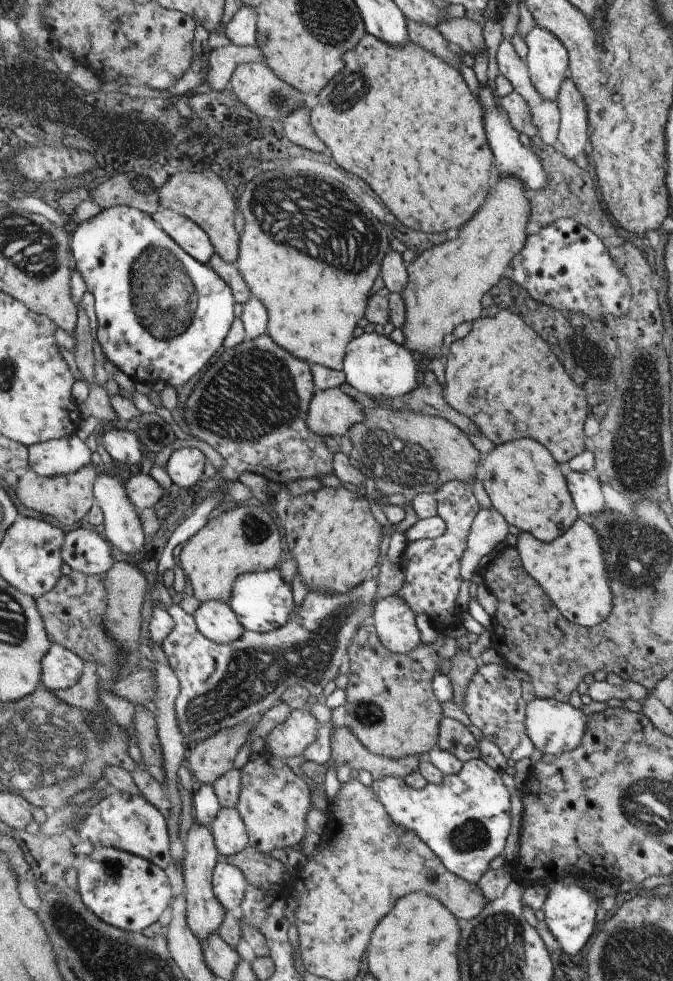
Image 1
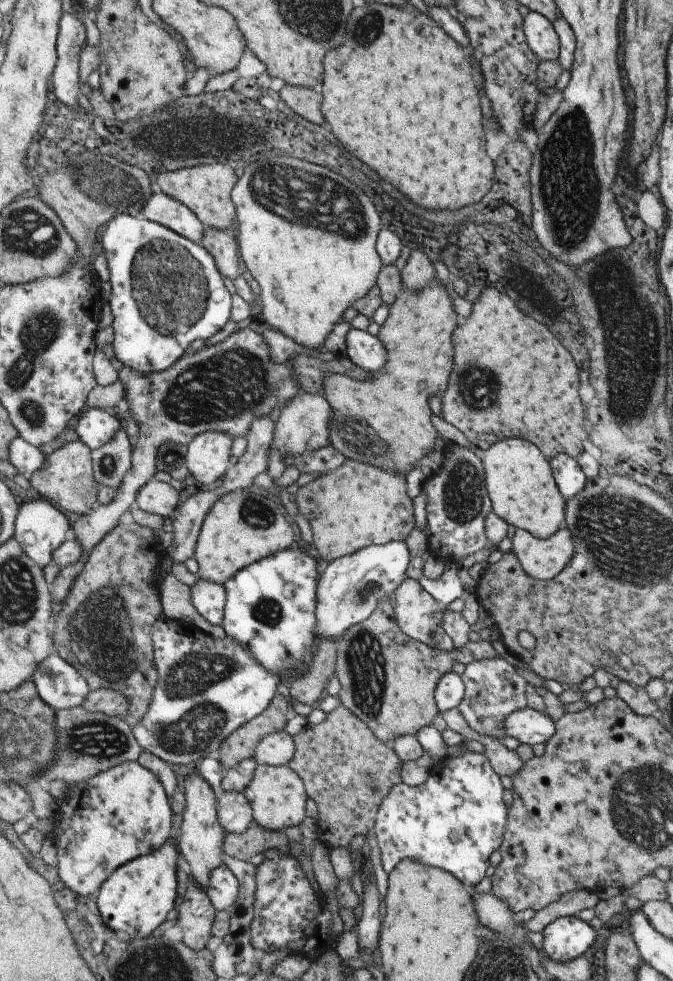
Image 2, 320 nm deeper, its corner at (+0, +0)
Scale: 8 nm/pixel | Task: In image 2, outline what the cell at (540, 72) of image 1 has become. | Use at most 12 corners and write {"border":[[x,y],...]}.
{"border":[[529,10],[527,42],[541,60],[560,60],[552,20]]}

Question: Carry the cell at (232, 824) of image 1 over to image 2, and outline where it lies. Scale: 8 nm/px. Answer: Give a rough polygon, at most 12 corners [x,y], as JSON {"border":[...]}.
{"border":[[245,792],[223,793],[218,817],[229,833],[255,824]]}

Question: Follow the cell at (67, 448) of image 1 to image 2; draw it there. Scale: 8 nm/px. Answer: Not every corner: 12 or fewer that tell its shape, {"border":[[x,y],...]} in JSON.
{"border":[[18,437],[9,459],[29,477],[45,466],[47,455]]}

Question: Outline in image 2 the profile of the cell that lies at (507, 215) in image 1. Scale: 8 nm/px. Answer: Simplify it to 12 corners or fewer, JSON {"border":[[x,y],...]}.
{"border":[[450,285],[405,289],[385,370],[326,374],[330,444],[407,475],[439,436],[463,320]]}

